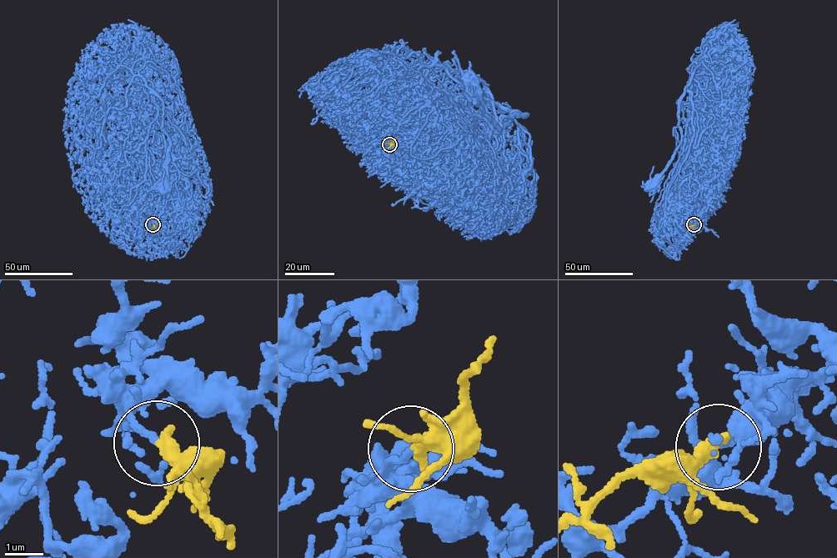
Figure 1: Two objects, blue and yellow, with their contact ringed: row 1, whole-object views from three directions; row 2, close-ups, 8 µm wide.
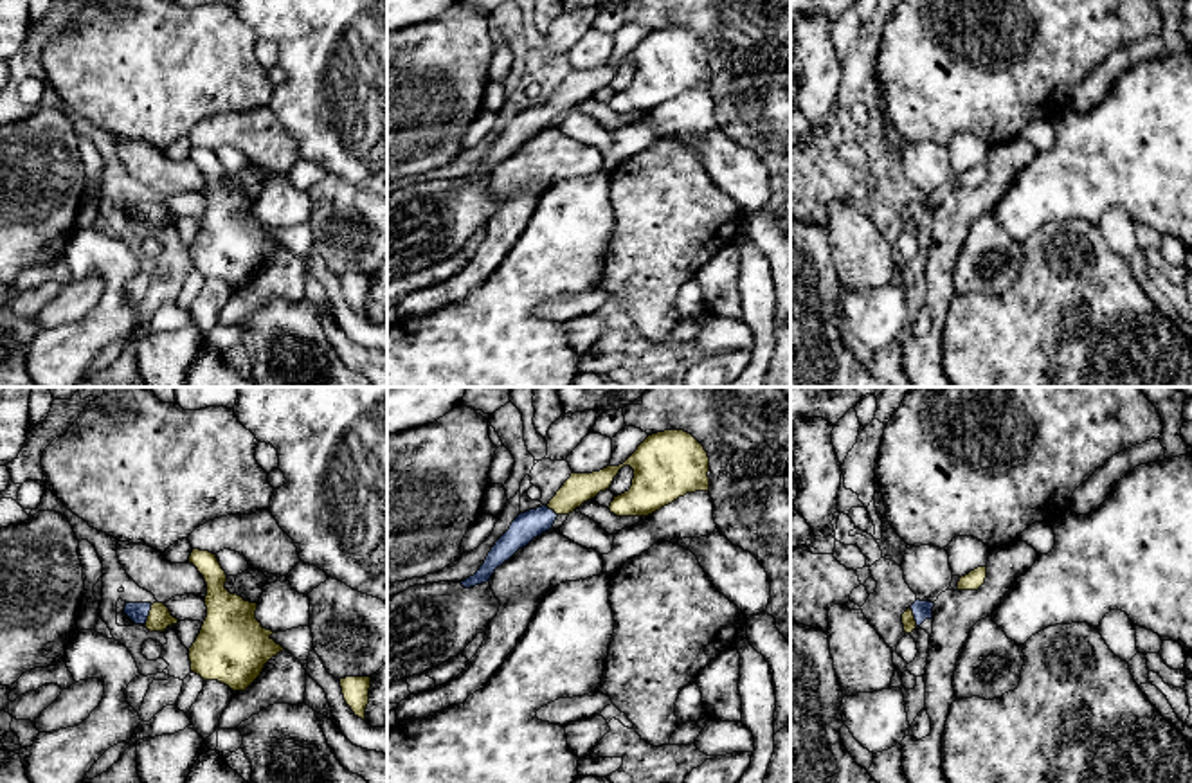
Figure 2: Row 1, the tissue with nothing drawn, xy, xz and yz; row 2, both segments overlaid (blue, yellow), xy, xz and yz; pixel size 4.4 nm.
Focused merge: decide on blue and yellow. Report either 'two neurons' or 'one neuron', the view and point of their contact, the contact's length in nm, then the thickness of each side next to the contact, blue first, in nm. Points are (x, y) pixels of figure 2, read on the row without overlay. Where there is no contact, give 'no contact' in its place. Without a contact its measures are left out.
one neuron; meets blue in xy at (146, 213); contact 100 nm long; 90 nm thick on the blue side, 100 nm on the other

